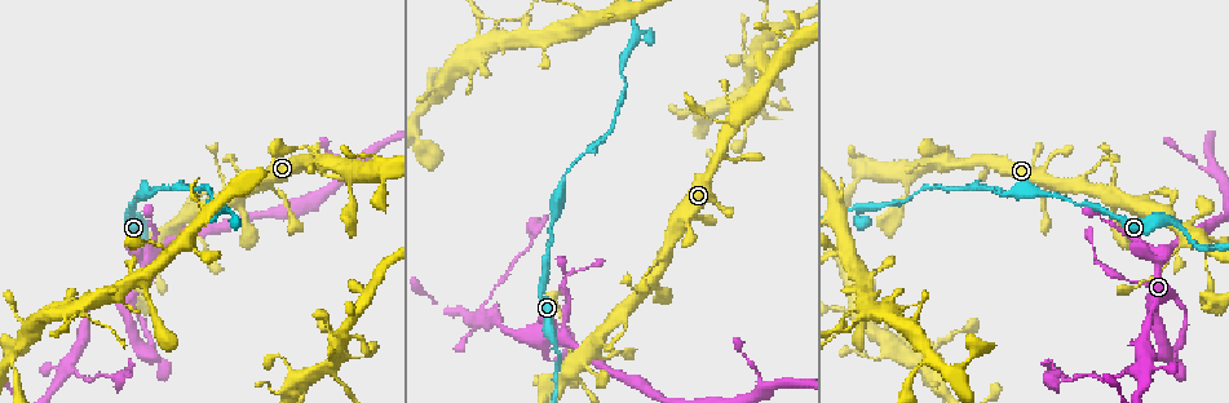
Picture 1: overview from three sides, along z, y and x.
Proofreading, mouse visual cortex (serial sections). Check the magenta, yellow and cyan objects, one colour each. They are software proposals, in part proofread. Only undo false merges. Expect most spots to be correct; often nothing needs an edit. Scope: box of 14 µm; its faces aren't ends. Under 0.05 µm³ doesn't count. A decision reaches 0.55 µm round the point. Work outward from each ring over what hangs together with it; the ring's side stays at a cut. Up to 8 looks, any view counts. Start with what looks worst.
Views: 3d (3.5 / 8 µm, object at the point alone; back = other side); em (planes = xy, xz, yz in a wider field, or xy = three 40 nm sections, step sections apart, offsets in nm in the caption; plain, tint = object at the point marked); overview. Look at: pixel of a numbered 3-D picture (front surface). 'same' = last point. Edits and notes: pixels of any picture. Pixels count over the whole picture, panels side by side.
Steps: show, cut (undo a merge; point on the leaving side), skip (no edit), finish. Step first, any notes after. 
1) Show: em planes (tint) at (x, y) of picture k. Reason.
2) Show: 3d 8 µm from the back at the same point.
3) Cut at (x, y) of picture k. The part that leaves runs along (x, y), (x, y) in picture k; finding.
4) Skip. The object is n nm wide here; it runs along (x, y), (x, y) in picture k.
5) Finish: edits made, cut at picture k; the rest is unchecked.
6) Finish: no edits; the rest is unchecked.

Show: 3d 3.5 µm at (563, 311) of picture 1. A narrow waist.

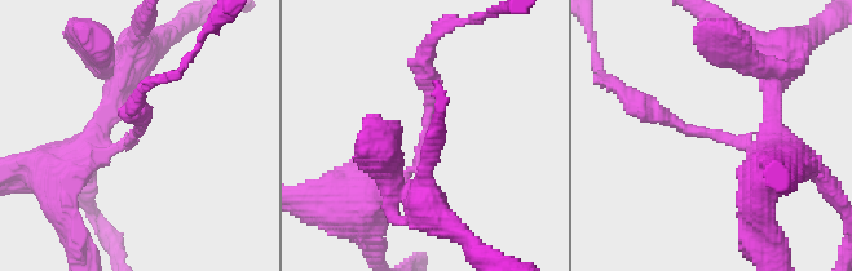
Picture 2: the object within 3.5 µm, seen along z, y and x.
Show: em xy step 1 (tint) at (712, 137) of picture 2. The arms are 200, 300 nm wide.

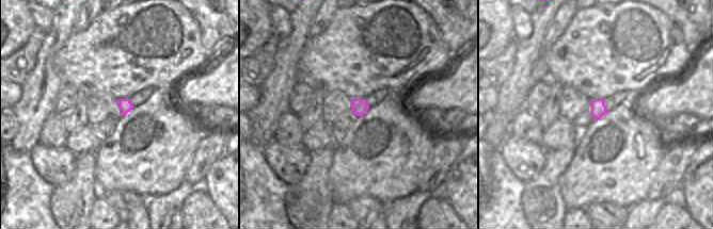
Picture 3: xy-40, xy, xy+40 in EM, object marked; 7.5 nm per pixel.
Skip. One cell here.

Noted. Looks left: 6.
Show: 3d 3.5 µm at (479, 318) of picture 1. Sharp bend.

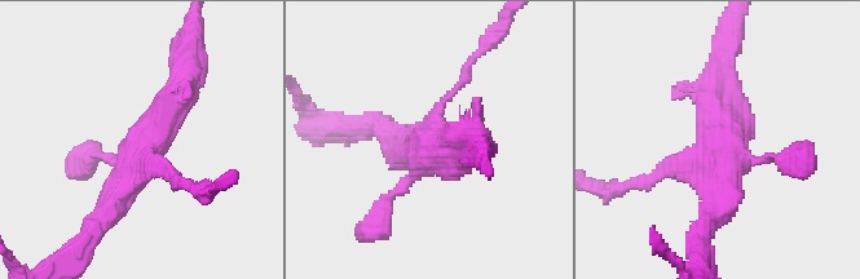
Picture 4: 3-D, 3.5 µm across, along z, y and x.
Show: em planes (tint) at (144, 151) of picture 4. 4 arms meet here; the arms are 100, 150, 300, 350 nm wide.

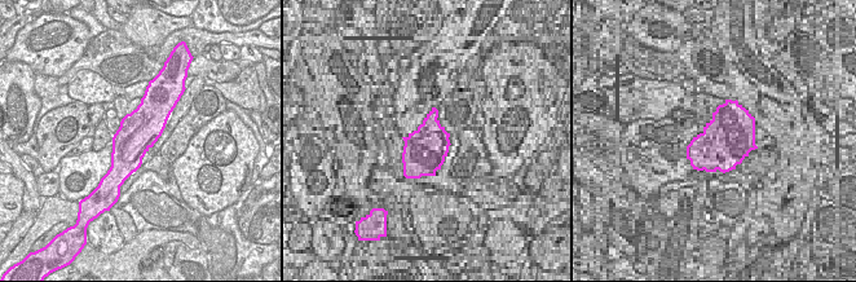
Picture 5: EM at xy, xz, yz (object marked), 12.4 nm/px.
Skip. It runs along (717, 80), (720, 144), (647, 182) in picture 4; all the same cell.

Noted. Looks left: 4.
Show: 3d 3.5 µm at (566, 348) of picture 1. Sudden change in width.

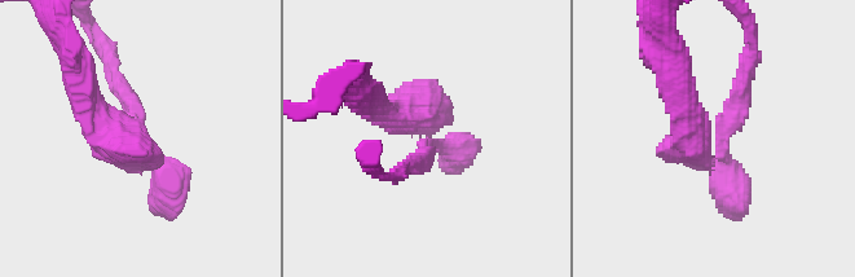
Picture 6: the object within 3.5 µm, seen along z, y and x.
Skip. Continuous, no second cell.

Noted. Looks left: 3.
Show: 3d 3.5 µm at (529, 230) of picture 1. Thick turns thin.

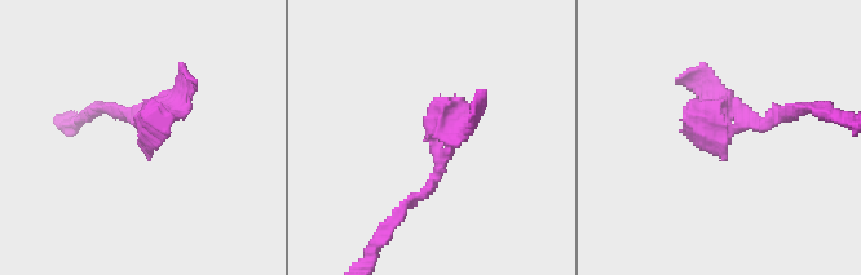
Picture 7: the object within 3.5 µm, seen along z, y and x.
Show: em xy step 5 (plain) at (146, 137) of picture 7.

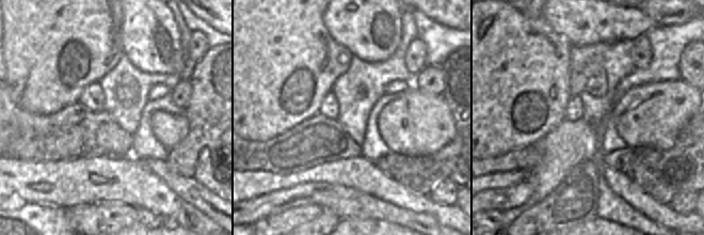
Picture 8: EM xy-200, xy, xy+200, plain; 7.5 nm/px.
Show: em xy step 5 (tint) at the same point. Where the object lies.

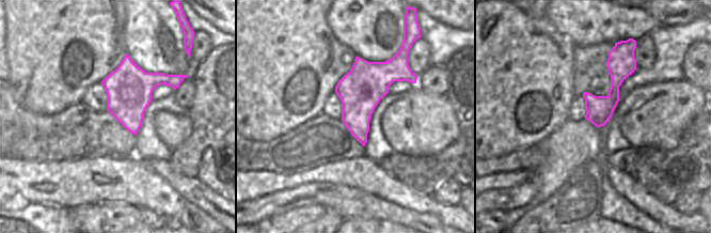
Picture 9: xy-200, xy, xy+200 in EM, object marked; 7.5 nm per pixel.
Skip. The object is 320 nm wide here; it runs along (613, 53), (614, 94), (597, 123) in picture 9; continuous, no second cell.

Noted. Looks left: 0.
Finish: no edits; the rest is unchecked.

